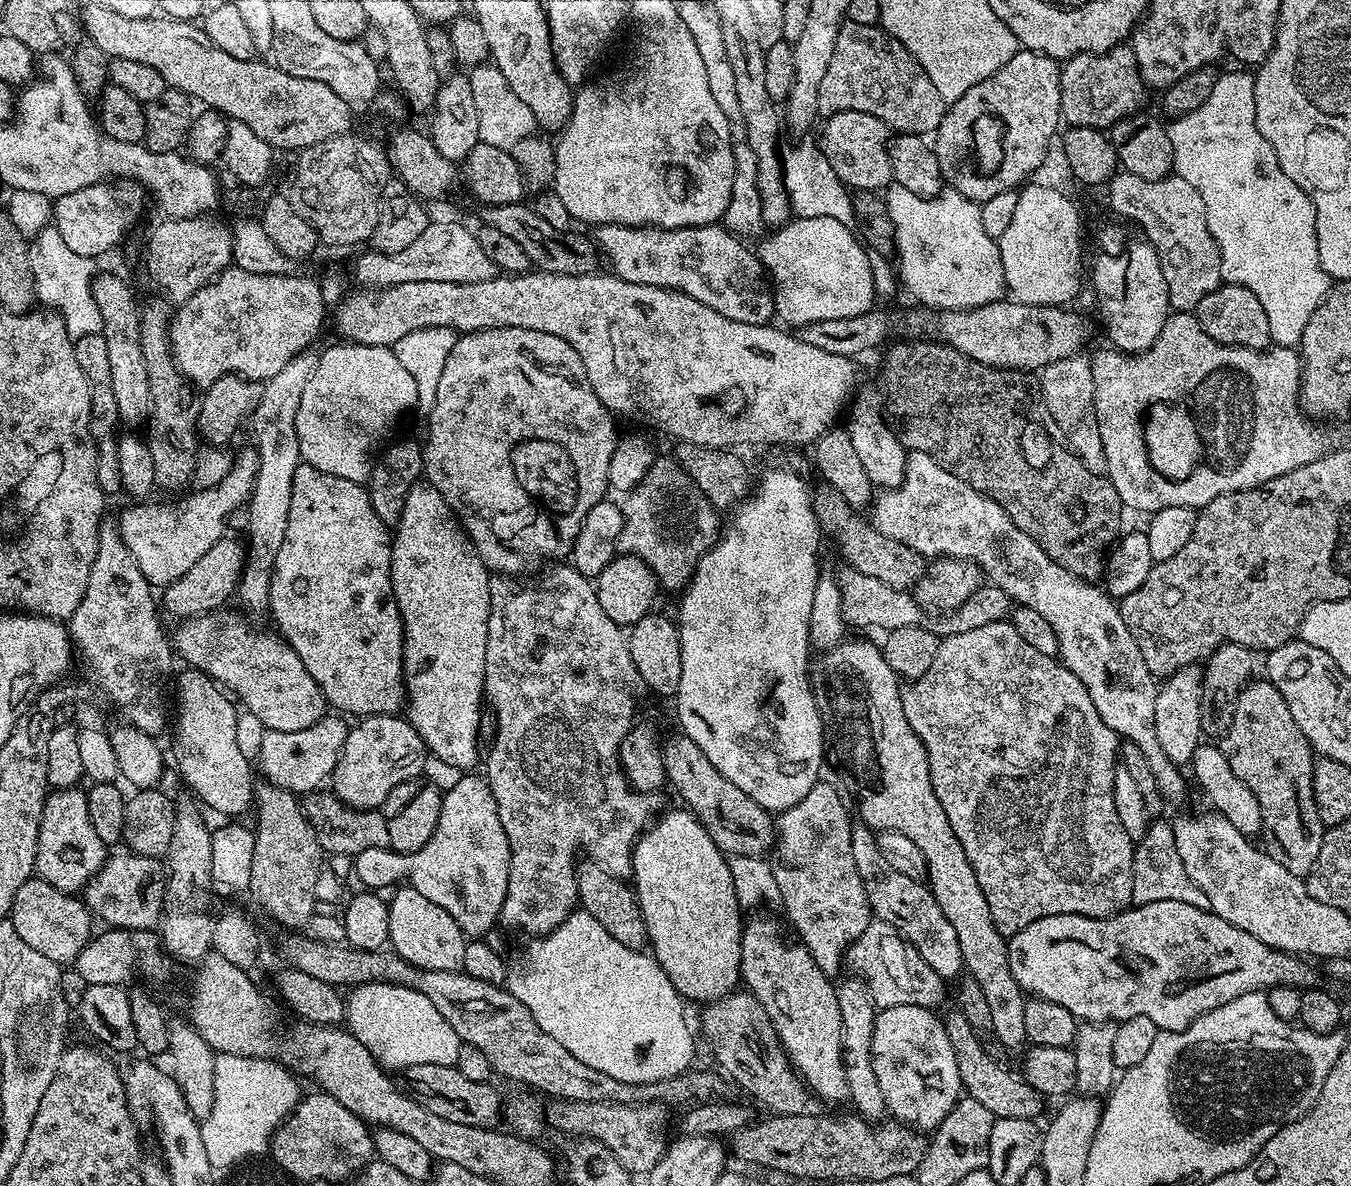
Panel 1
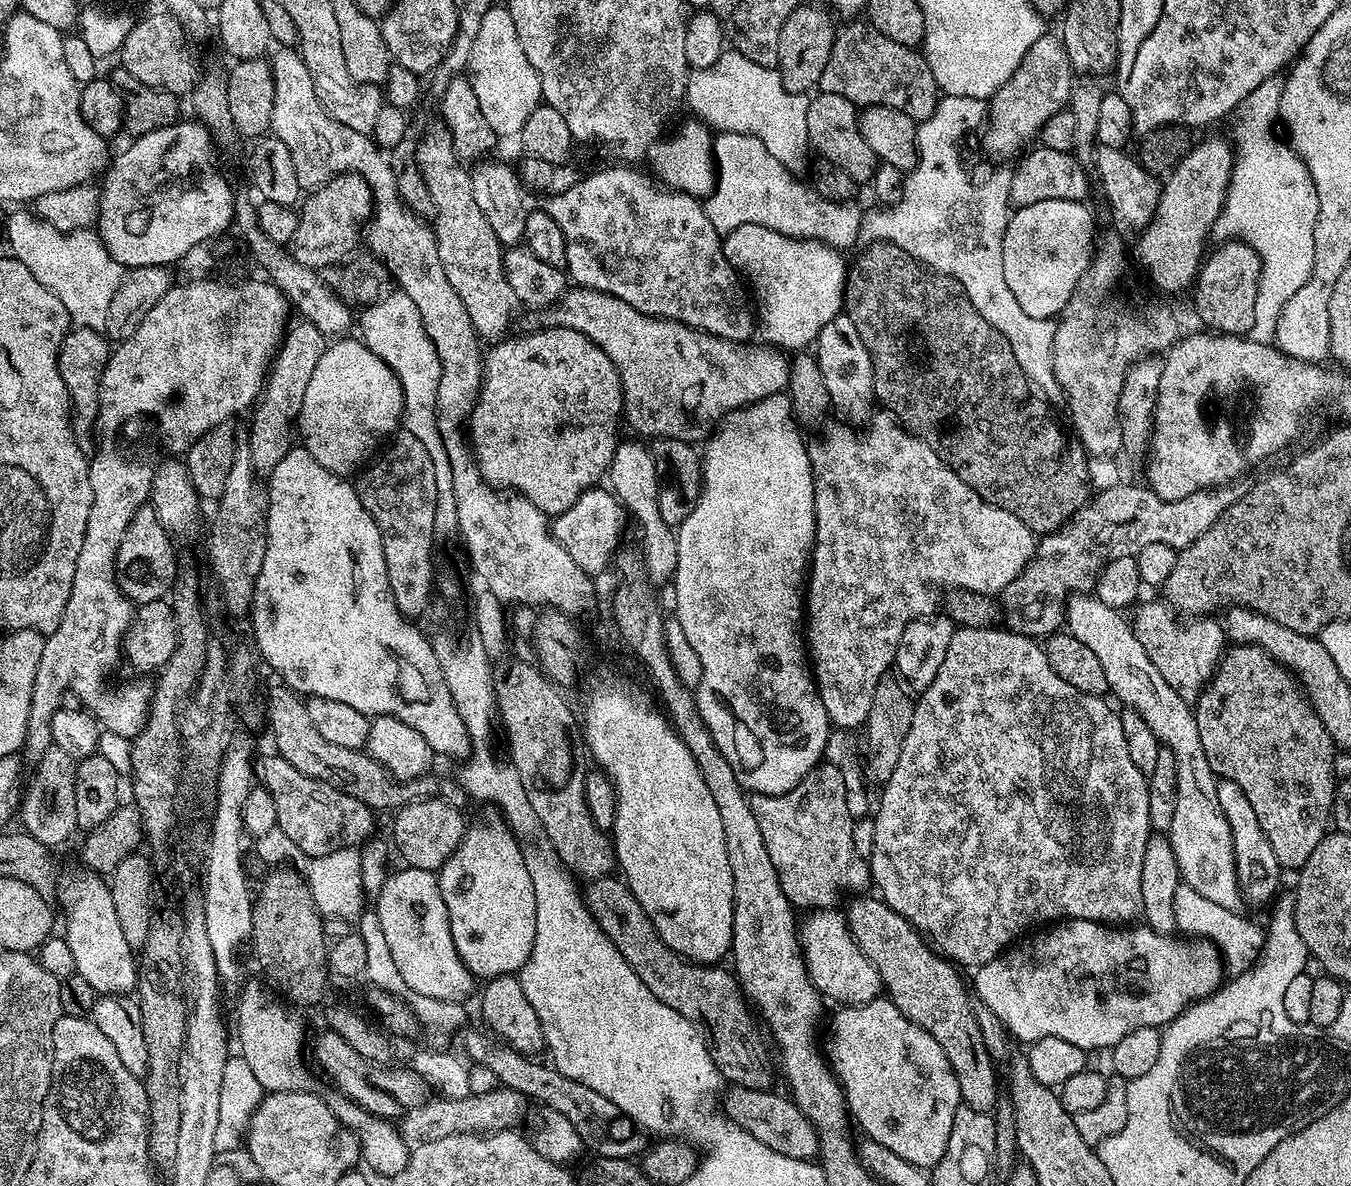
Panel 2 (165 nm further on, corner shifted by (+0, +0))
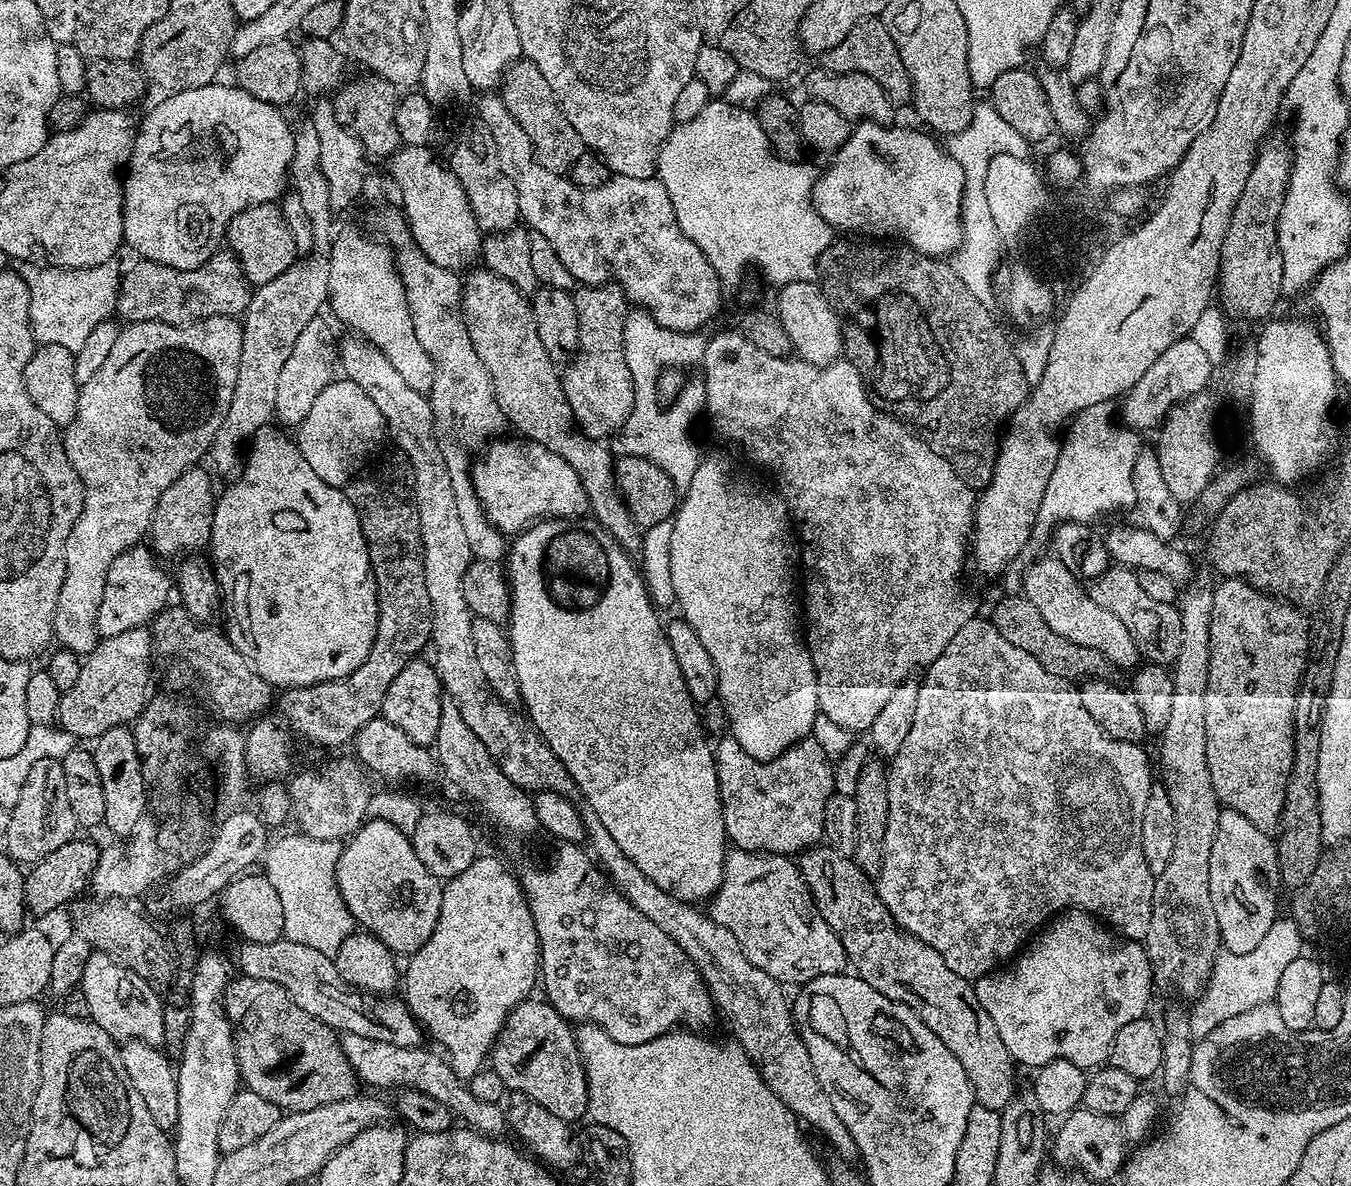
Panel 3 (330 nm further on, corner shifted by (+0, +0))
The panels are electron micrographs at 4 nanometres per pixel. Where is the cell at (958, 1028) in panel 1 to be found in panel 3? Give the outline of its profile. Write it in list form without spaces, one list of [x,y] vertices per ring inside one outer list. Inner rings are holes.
[[[817,846],[799,853],[798,871],[818,914],[826,926],[838,934],[855,975],[870,982],[878,994],[914,1010],[918,1019],[942,1038],[942,1046],[962,1062],[962,1070],[966,1070],[966,1078],[970,1078],[976,1103],[1003,1112],[1018,1091],[1018,1068],[990,1014],[982,1010],[973,981],[954,974],[954,970],[946,966],[942,954],[917,936],[909,936],[896,927],[888,908],[880,901],[873,881],[861,871],[855,860],[832,852],[831,856],[822,849]]]

